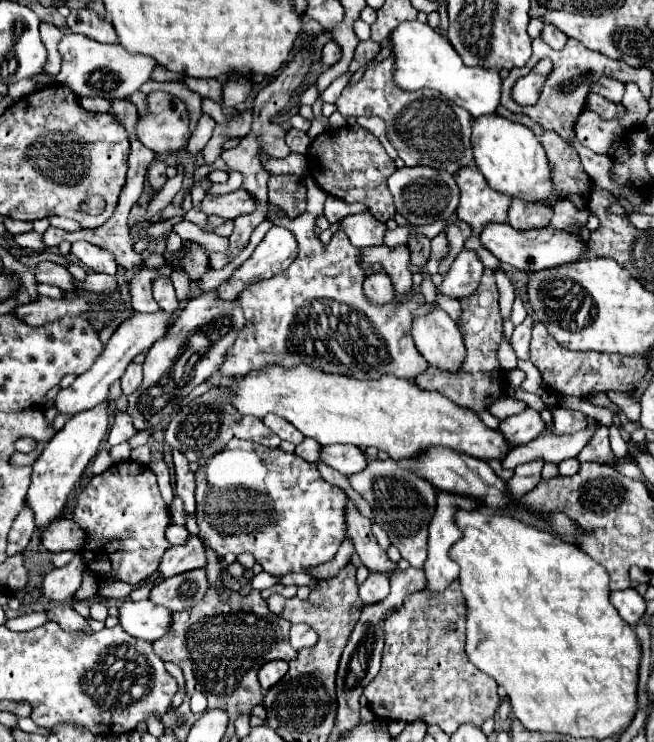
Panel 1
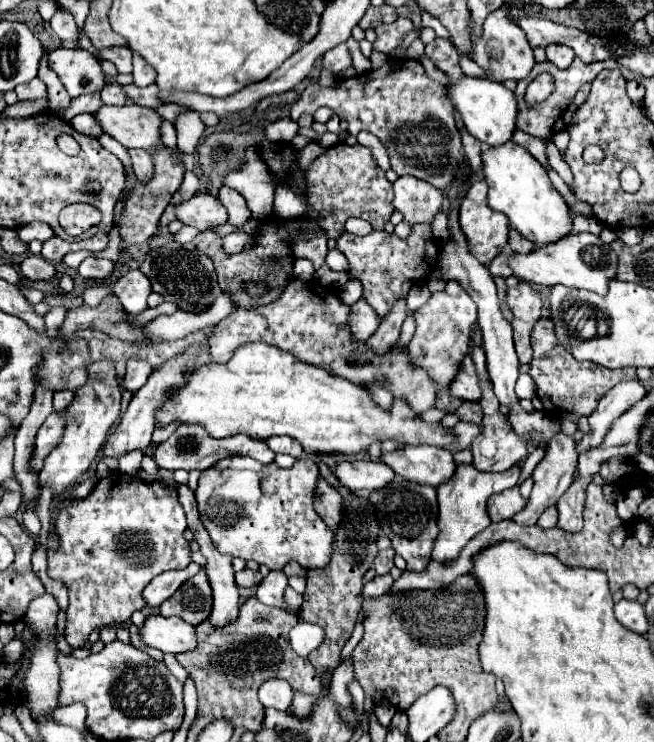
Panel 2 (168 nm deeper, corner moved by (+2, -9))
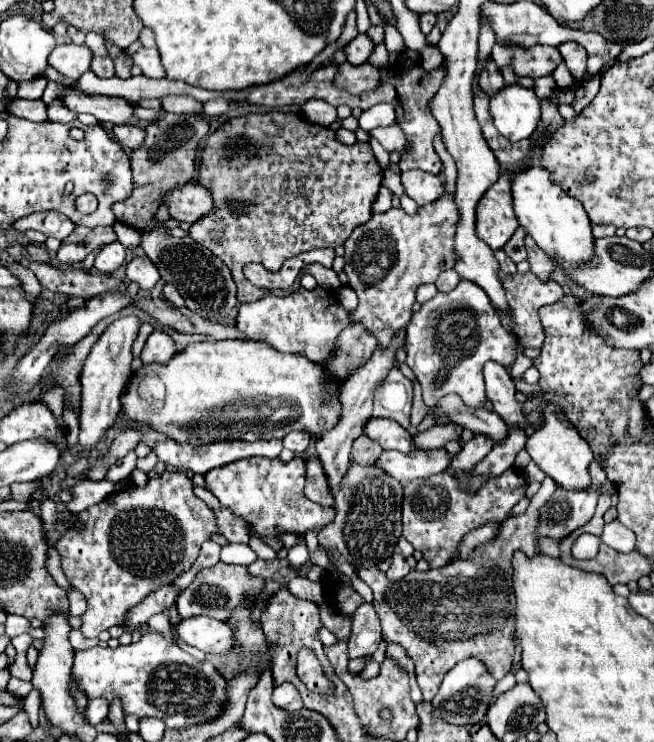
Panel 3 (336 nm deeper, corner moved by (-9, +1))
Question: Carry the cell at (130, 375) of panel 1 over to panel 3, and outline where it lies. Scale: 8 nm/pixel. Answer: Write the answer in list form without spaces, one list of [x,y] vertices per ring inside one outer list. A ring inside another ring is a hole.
[[[155,330],[145,342],[145,348],[141,352],[141,360],[143,362],[165,362],[175,352],[177,352],[177,348],[175,348],[173,338],[169,334],[165,334],[163,330]]]

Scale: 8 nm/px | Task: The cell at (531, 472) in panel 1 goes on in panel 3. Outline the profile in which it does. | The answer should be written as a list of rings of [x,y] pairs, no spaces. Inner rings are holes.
[[[509,468],[503,476],[487,480],[475,494],[461,488],[459,480],[443,472],[439,476],[413,480],[405,486],[403,498],[403,536],[415,550],[423,552],[423,558],[431,562],[431,568],[443,568],[457,556],[457,548],[465,534],[485,524],[503,524],[513,506],[525,498],[527,478],[521,470]]]

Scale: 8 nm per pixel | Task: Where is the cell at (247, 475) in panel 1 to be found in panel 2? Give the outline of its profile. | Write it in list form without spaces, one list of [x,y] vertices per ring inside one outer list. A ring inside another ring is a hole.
[[[230,456],[200,476],[196,488],[200,518],[220,554],[256,560],[270,570],[282,570],[292,560],[308,570],[320,570],[332,558],[334,532],[314,510],[318,478],[318,466],[310,456],[288,470],[274,462],[260,464],[252,458]]]

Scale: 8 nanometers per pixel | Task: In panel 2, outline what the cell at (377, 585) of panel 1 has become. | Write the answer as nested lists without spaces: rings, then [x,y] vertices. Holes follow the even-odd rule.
[[[390,574],[376,576],[376,578],[370,580],[368,584],[364,584],[364,588],[362,588],[362,596],[364,596],[364,600],[374,600],[374,598],[384,596],[384,594],[390,590],[392,582],[394,582],[394,580],[392,580]]]

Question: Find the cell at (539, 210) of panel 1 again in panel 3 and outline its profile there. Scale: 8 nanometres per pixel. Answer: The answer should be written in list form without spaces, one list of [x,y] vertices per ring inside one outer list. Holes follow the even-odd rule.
[[[531,236],[525,238],[525,248],[527,248],[527,254],[529,254],[527,260],[531,264],[531,272],[535,276],[539,276],[539,280],[543,280],[543,282],[551,280],[551,276],[555,272],[555,262],[539,246],[535,246]]]

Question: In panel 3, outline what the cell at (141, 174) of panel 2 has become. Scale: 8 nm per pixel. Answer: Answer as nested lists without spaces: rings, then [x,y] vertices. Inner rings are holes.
[[[117,124],[117,126],[113,126],[113,134],[125,148],[131,148],[131,150],[139,148],[145,138],[145,130],[139,126],[133,126],[133,124]]]

